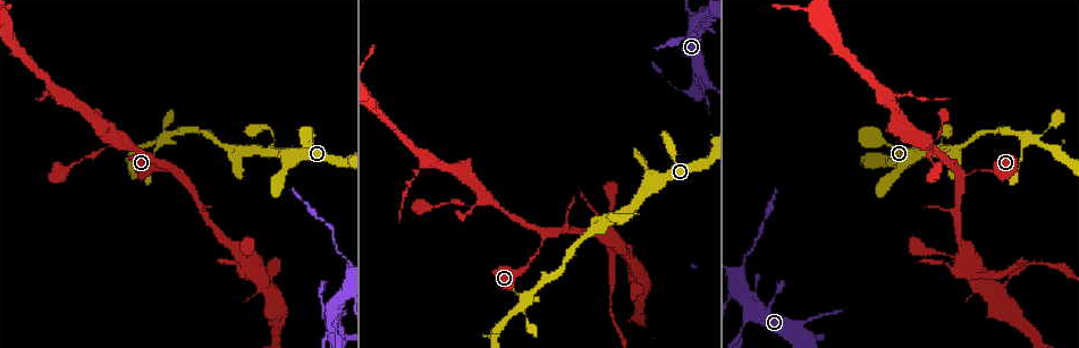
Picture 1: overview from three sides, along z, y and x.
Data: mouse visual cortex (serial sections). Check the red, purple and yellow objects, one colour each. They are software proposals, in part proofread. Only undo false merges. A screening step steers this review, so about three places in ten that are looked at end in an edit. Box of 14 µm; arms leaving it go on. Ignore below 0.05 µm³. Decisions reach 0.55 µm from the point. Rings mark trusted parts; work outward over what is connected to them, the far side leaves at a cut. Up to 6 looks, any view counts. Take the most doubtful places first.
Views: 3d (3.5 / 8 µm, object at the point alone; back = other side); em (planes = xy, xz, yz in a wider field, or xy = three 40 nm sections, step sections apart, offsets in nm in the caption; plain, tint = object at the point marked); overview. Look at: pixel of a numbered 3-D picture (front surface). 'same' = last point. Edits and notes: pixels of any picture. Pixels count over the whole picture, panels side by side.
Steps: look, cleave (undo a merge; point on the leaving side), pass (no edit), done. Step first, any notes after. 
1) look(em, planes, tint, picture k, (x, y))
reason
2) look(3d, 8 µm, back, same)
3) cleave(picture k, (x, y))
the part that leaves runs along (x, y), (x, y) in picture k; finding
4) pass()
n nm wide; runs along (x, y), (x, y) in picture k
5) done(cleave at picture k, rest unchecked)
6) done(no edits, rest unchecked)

look(3d, 8 µm, back, picture 1, (634, 209))
three-way junction

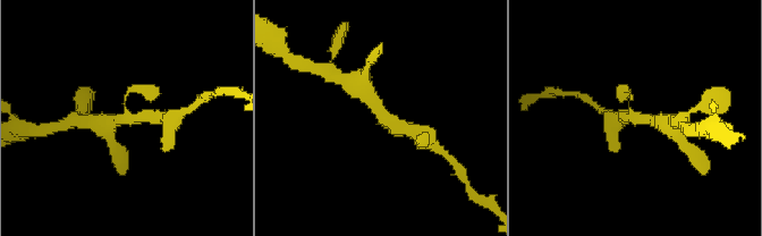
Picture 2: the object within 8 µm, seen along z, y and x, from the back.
look(3d, 3.5 µm, picture 2, (633, 120))
closer look

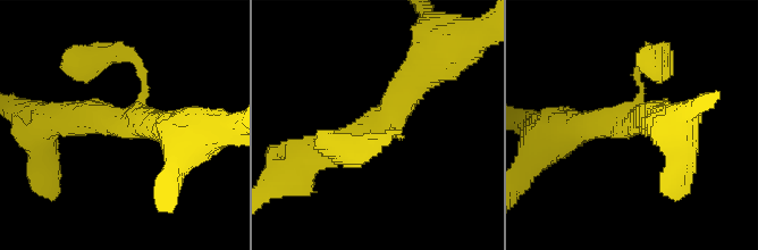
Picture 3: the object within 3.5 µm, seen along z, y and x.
look(em, xy, step 3, tint, picture 3, (629, 120))
3 arms; arms of 100, 450, 450 nm

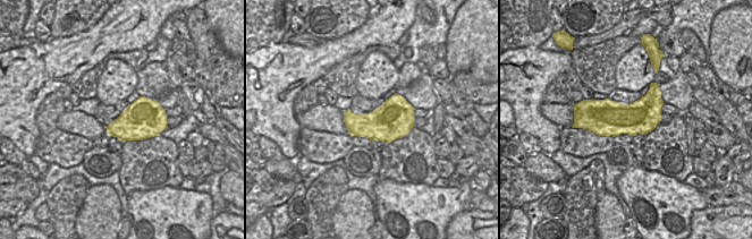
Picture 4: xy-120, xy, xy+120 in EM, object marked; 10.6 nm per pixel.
pass()
runs along (429, 67), (377, 134), (317, 155) in picture 3; all the same cell

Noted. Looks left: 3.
look(3d, 3.5 µm, picture 1, (330, 316))
thin arm on a thick one

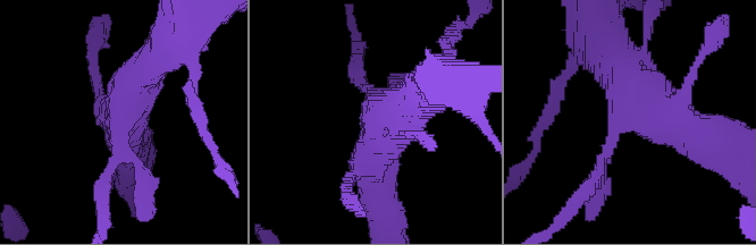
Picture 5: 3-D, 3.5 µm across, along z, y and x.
look(em, xy, step 1, tint, picture 5, (623, 119))
need the tissue

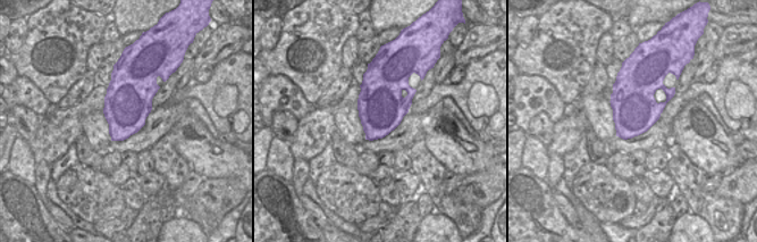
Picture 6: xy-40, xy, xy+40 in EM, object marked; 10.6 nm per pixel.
pass()
550 nm wide; runs along (685, 128), (647, 104), (627, 115), (589, 184) in picture 5; one cell here

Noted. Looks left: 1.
done(no edits, rest unchecked)

